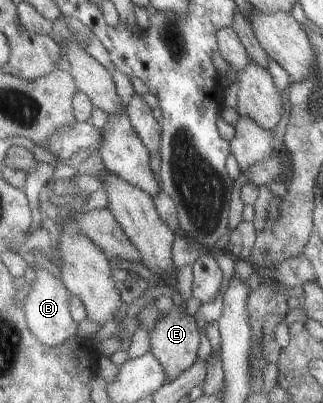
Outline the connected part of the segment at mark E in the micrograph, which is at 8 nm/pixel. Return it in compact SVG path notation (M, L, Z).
M176 309L165 312L149 334L150 351L162 362L172 381L198 362L202 328L196 318Z

